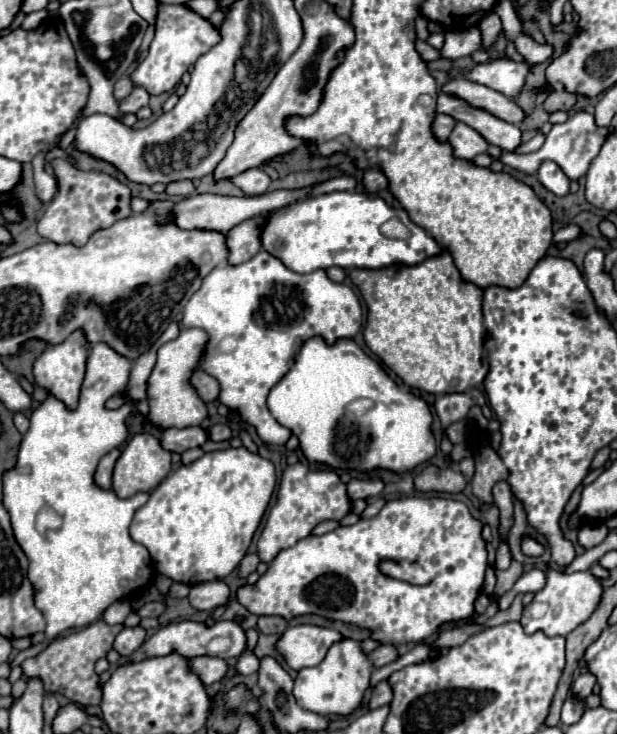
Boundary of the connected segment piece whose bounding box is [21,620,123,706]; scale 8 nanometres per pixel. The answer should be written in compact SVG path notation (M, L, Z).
M97 620L83 630L77 630L69 636L55 638L39 656L27 658L23 666L23 674L27 678L39 676L45 682L47 692L61 692L69 700L79 702L79 704L99 704L101 702L101 688L99 688L99 676L95 674L95 662L99 658L105 658L107 652L113 646L115 636L123 630L123 624L109 626L105 620Z

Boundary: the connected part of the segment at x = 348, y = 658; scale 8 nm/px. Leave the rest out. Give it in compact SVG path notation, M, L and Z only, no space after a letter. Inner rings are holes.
M349 638L333 644L321 664L313 668L303 668L295 678L293 694L297 698L297 704L303 710L309 710L321 716L331 716L331 714L347 716L361 704L363 694L371 682L371 672L373 672L373 666L367 654L361 652L359 642Z

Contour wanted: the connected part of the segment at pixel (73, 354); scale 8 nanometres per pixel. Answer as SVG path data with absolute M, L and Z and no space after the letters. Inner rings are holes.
M75 330L65 342L47 344L45 350L33 362L33 376L35 376L37 386L45 388L49 394L61 400L67 406L67 410L75 410L79 402L79 390L81 390L81 382L85 376L85 362L87 362L89 352L91 352L91 346L89 342L85 342L83 330Z

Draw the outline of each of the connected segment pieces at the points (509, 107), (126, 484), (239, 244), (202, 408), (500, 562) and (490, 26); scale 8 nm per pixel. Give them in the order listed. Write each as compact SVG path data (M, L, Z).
M449 80L447 84L443 84L439 88L439 92L443 94L449 94L449 96L457 96L457 98L463 98L469 106L473 108L481 108L505 122L521 122L525 118L523 110L507 96L503 96L501 92L495 92L487 86L481 86L481 84L475 84L475 82L469 82L469 80Z
M137 434L129 440L129 444L123 448L121 456L115 462L113 468L113 484L111 490L119 498L129 498L137 492L149 492L153 490L171 470L171 452L167 452L159 440L151 434Z
M259 214L257 218L249 218L227 232L231 264L247 262L249 258L253 258L253 254L261 250L261 230L267 222L269 222L269 214Z
M183 328L179 338L167 342L157 352L157 366L149 378L149 422L163 428L187 428L199 426L207 418L207 406L197 392L189 386L189 376L199 364L199 356L207 344L207 334L199 328Z
M503 542L503 544L499 546L499 550L497 550L497 560L495 560L495 568L497 568L497 570L507 570L509 562L511 562L511 550L509 550L507 542Z
M489 12L489 14L481 20L479 30L481 30L481 38L483 38L481 48L483 48L483 50L485 50L485 48L491 48L491 46L495 44L495 40L497 40L499 32L501 32L501 20L499 20L499 16L497 16L495 12Z

